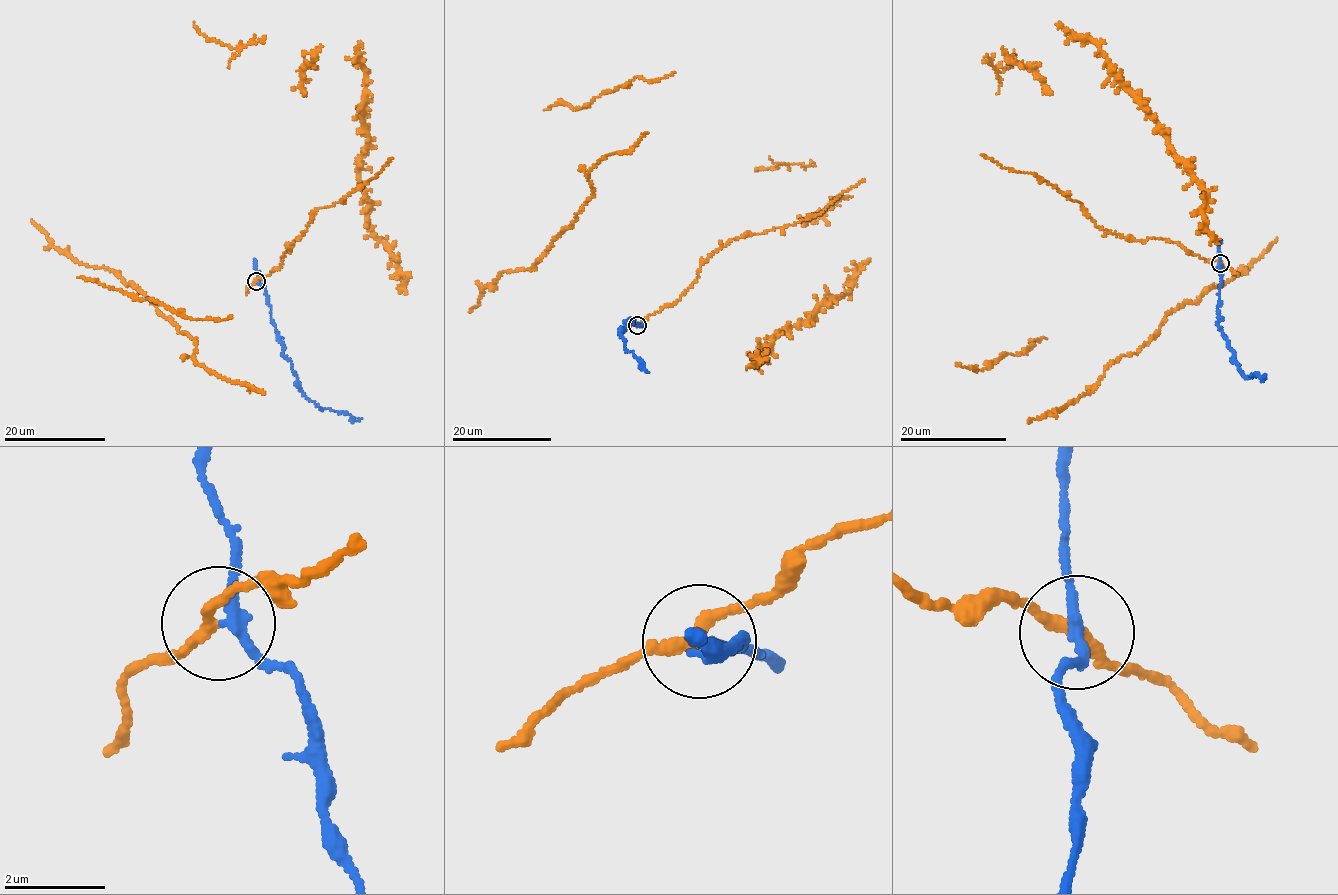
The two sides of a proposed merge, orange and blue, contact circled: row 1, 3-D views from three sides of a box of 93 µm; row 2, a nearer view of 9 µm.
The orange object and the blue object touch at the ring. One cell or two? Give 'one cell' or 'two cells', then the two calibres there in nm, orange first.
two cells; calibres 200 and 190 nm

